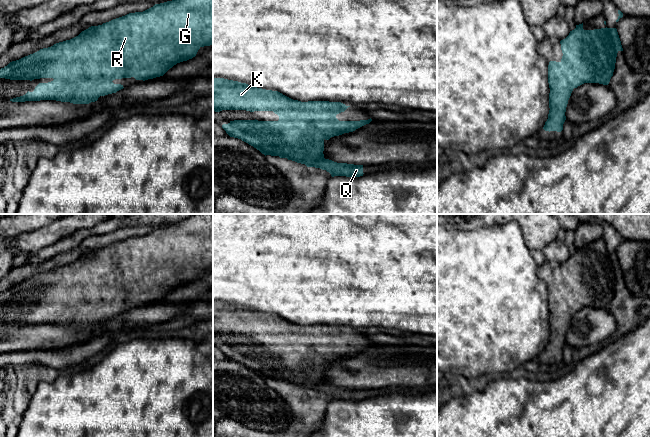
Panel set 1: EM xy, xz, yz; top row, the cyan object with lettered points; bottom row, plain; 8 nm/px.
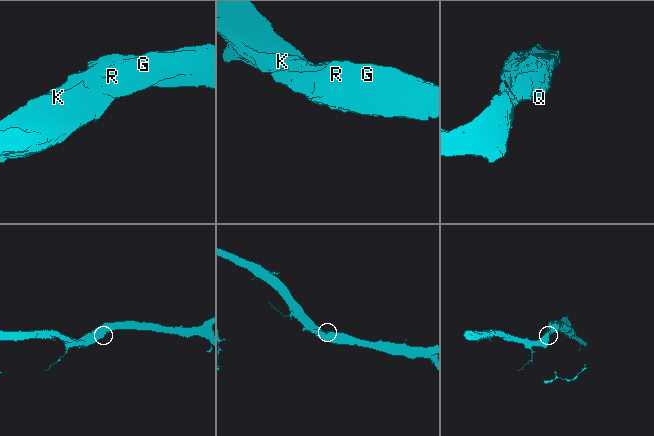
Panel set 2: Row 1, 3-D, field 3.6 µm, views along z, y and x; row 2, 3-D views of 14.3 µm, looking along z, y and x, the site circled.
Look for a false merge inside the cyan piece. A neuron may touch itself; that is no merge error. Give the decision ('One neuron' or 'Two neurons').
One neuron

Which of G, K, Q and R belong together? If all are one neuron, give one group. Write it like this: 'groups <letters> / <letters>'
groups G K Q R

